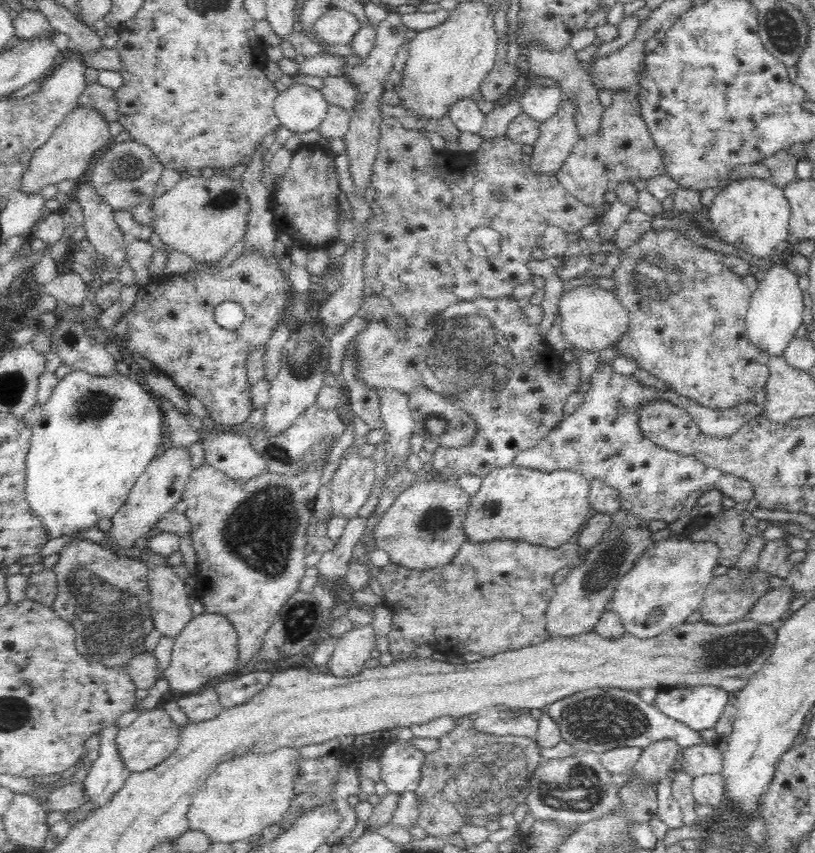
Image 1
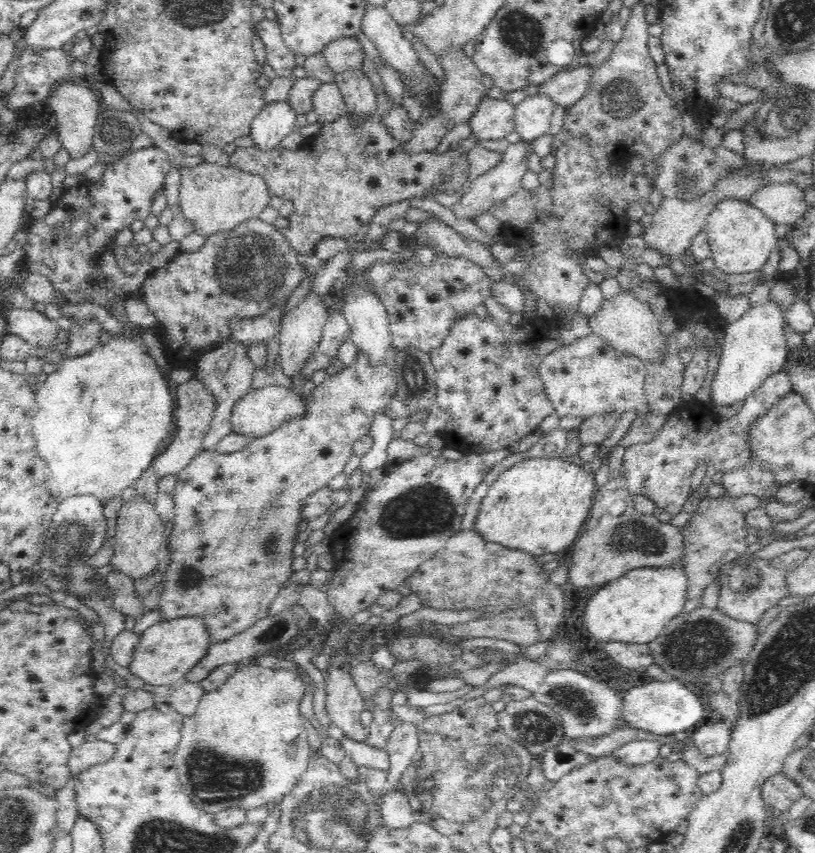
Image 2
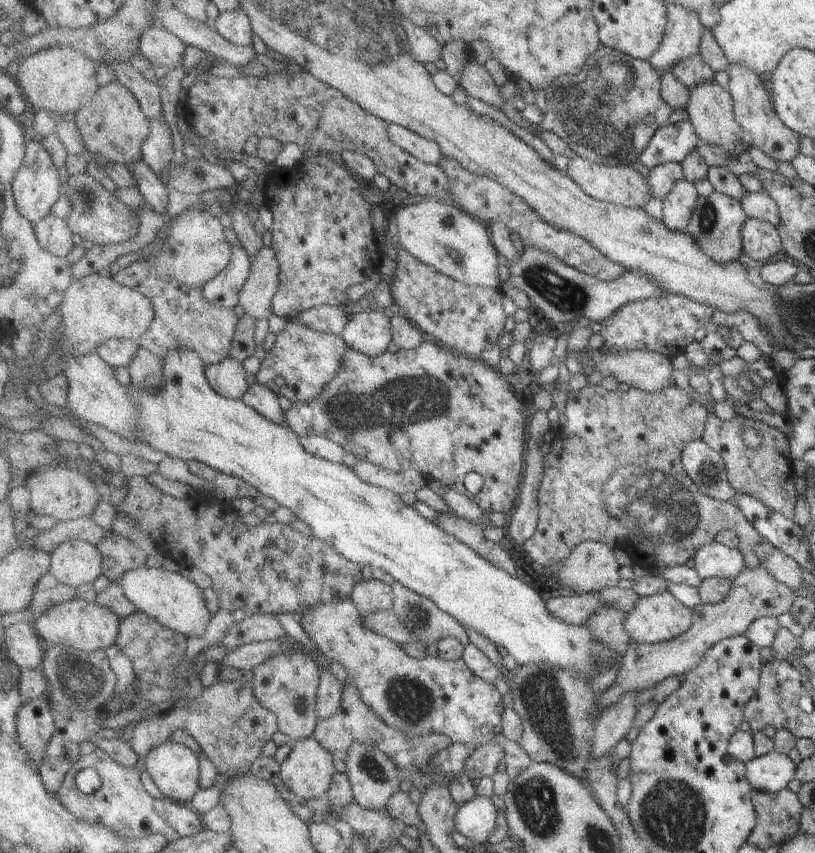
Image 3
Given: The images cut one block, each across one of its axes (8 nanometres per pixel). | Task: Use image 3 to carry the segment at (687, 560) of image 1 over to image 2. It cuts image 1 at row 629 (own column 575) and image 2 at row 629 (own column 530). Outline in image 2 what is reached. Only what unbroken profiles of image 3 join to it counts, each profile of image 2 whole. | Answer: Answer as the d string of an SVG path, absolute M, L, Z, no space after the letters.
M682 565L669 569L630 570L621 578L612 579L605 586L596 588L584 608L584 628L596 642L604 644L652 642L673 618L683 612L686 590L687 576Z

